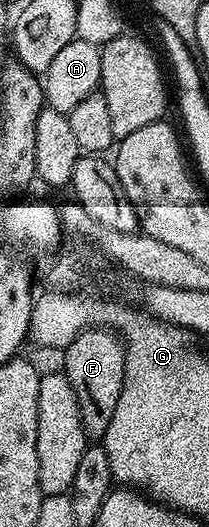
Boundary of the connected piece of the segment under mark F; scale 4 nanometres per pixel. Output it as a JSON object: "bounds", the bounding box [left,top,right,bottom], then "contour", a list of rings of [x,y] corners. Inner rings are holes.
{"bounds":[61,328,125,441],"contour":[[[89,328],[81,331],[75,341],[64,348],[62,355],[61,369],[75,389],[85,436],[91,441],[102,440],[111,423],[111,416],[115,413],[122,381],[125,379],[124,342],[108,328]]]}

